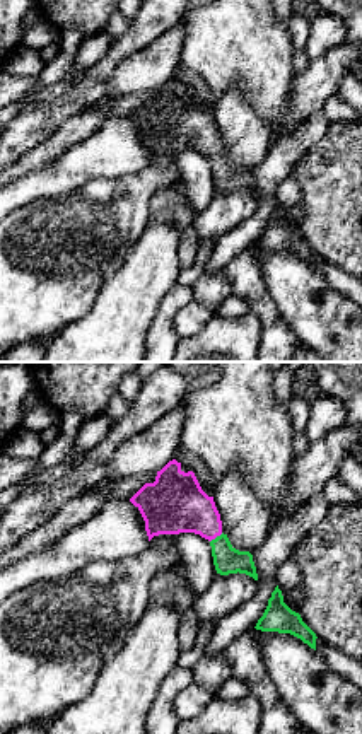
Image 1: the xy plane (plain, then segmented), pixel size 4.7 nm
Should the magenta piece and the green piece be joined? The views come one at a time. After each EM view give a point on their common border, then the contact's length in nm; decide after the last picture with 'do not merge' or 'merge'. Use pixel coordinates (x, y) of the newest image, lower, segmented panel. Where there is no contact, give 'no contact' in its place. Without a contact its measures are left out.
contact (216, 536); length 80 nm

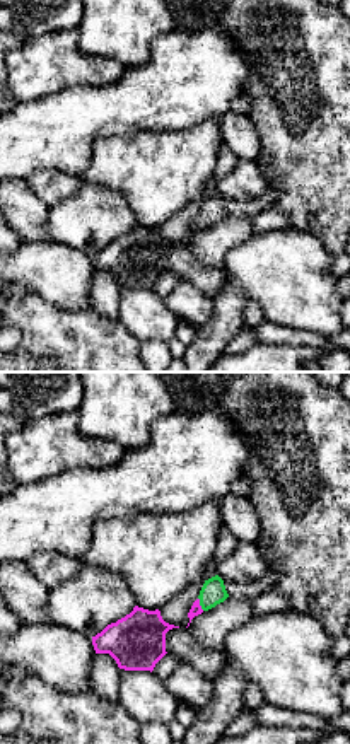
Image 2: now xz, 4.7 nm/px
contact (198, 604); length 70 nm

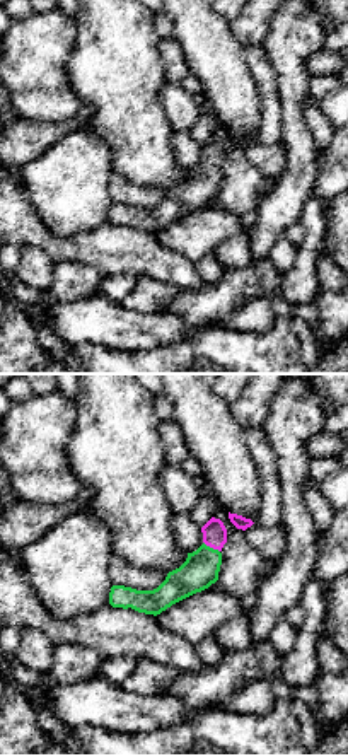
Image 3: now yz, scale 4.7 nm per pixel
contact (212, 546); length 90 nm

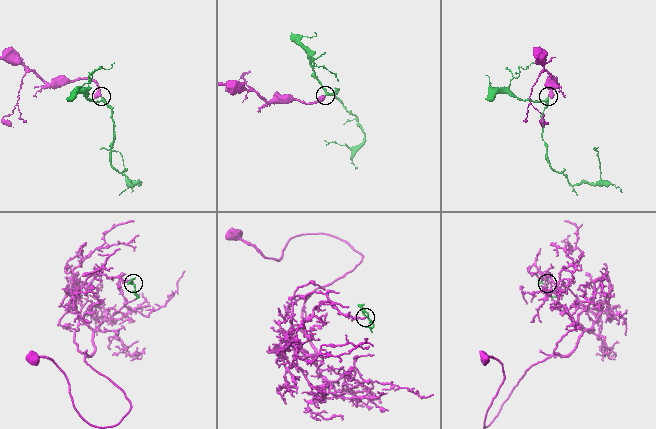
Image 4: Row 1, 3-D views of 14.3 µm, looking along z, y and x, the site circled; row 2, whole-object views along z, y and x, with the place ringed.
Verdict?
merge

